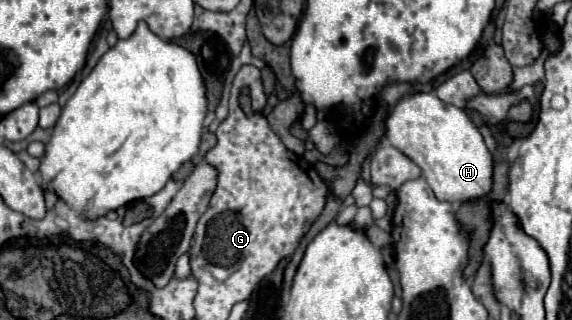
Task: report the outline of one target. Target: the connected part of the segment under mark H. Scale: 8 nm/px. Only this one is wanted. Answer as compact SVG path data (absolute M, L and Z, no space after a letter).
M432 92L404 94L384 118L384 140L414 160L436 198L448 202L476 200L492 188L492 154L482 134L462 108L442 102Z

